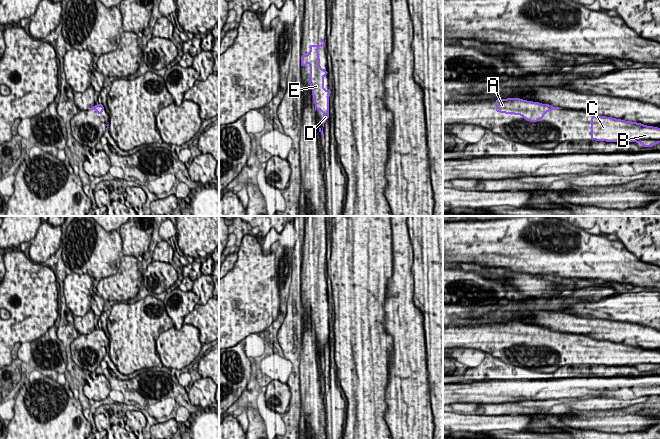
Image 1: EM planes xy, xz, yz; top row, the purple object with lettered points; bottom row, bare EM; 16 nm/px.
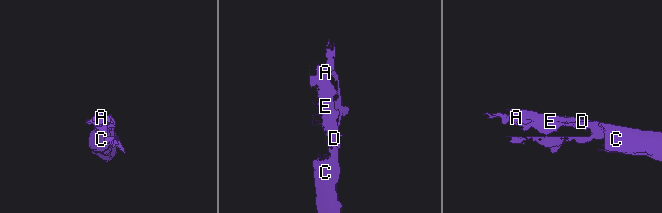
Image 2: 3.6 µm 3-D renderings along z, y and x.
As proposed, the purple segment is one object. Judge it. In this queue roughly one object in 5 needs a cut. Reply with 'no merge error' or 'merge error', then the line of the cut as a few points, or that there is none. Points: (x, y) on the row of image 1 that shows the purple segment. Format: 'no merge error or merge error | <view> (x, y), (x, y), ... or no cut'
no merge error | no cut

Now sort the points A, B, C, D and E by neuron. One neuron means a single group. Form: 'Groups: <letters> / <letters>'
Groups: A B C D E

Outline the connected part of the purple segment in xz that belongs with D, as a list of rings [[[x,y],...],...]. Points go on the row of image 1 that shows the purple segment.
[[[323,37],[319,38],[320,45],[308,45],[310,48],[310,52],[308,55],[301,55],[301,67],[310,63],[310,77],[309,84],[312,87],[312,94],[314,99],[314,107],[316,110],[321,110],[323,112],[323,118],[321,119],[321,123],[325,124],[325,121],[329,119],[329,96],[330,89],[326,91],[324,89],[324,76],[328,75],[327,70],[323,70],[320,67],[320,59],[318,48],[325,47],[325,41]]]

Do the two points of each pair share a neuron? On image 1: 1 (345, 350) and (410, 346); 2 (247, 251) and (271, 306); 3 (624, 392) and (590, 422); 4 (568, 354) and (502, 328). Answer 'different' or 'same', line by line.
1: different
2: same
3: different
4: same

